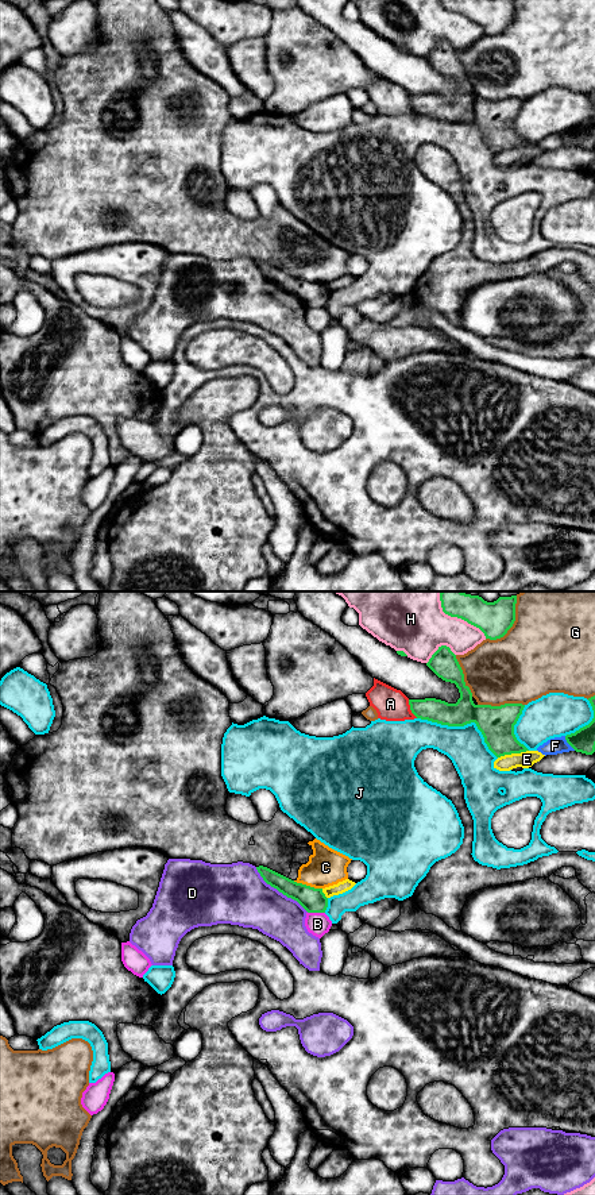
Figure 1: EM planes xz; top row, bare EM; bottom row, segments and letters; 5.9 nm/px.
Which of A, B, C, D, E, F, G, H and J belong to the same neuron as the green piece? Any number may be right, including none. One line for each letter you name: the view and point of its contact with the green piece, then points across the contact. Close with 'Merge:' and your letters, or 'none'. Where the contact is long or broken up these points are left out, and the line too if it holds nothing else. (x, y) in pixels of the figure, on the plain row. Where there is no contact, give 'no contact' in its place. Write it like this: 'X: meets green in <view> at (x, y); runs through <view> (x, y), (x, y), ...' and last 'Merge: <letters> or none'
Merge: none

